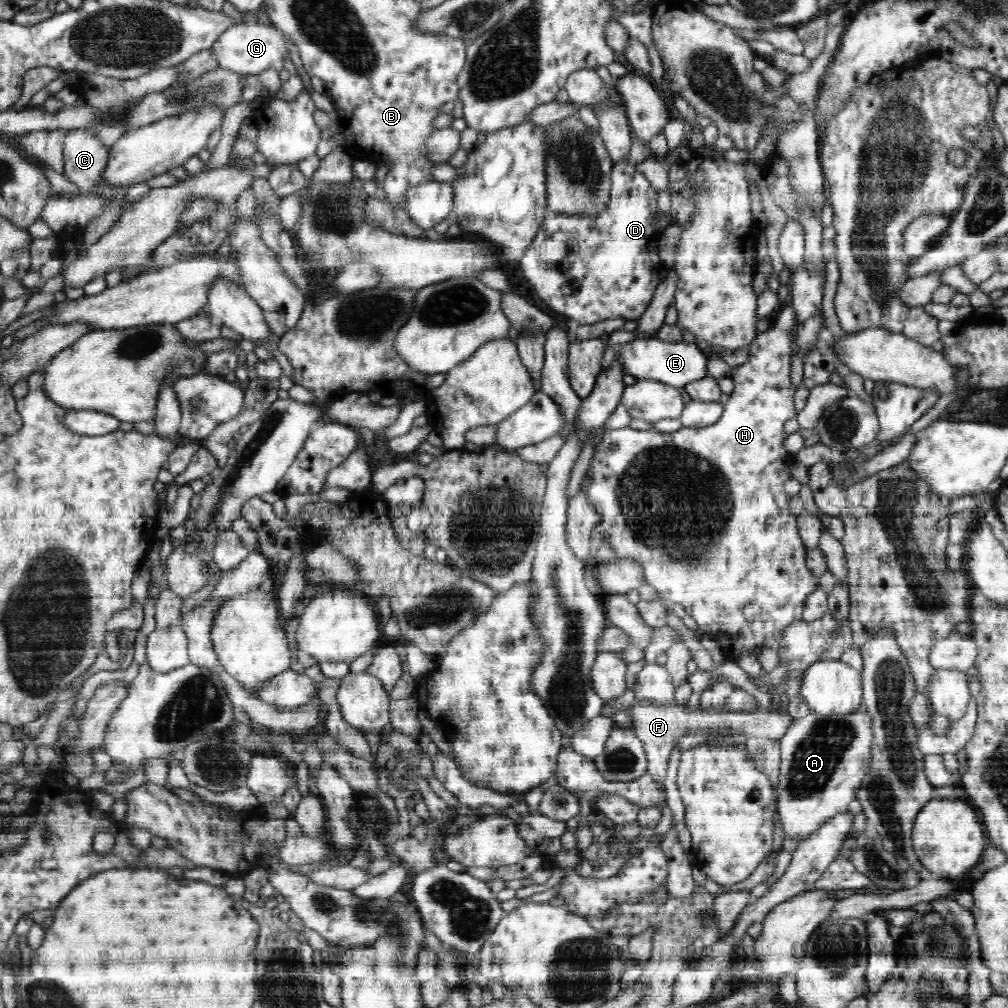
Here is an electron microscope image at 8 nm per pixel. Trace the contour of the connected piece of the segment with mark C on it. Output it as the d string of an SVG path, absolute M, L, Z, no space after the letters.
M88 129L68 132L63 143L63 175L86 193L102 184L101 176L108 166L109 150Z

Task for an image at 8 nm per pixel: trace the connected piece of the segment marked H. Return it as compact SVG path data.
M789 300L781 306L777 319L770 324L768 330L759 333L749 344L749 356L747 362L733 369L731 378L735 384L734 390L729 394L726 404L723 406L722 416L718 422L702 428L690 428L682 426L673 433L660 433L654 429L636 430L629 426L624 428L608 429L602 433L599 447L593 454L593 459L586 472L590 484L586 495L597 511L599 521L591 534L590 555L592 561L597 563L612 563L617 559L631 559L642 566L645 573L645 581L664 602L682 605L688 616L694 618L698 630L708 636L722 648L726 659L736 661L742 656L742 652L758 653L766 647L766 642L780 641L786 628L795 621L800 621L803 616L806 600L819 588L819 578L816 577L807 566L807 546L802 542L797 527L797 517L788 509L788 498L784 491L784 482L790 478L790 464L793 456L784 448L784 424L792 420L796 415L794 407L794 392L796 386L792 385L791 376L791 350L790 330L796 329L795 312Z

